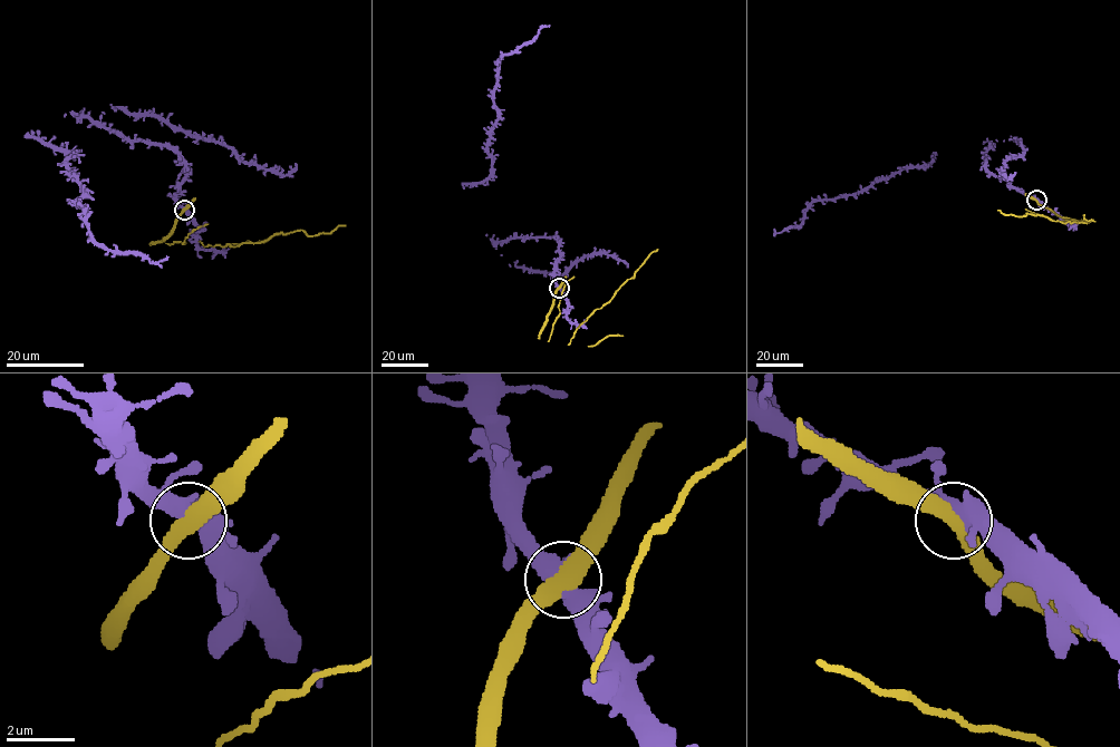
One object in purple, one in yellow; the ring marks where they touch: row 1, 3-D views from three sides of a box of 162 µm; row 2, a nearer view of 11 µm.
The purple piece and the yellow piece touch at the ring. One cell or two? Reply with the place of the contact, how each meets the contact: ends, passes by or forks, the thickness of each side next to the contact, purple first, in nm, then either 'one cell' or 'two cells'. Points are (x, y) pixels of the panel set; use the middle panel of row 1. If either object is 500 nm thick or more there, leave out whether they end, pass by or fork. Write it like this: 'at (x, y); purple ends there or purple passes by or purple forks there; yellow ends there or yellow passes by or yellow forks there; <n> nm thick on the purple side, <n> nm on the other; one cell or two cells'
at (559, 288); purple forks there; yellow passes by; 440 nm thick on the purple side, 460 nm on the other; two cells

